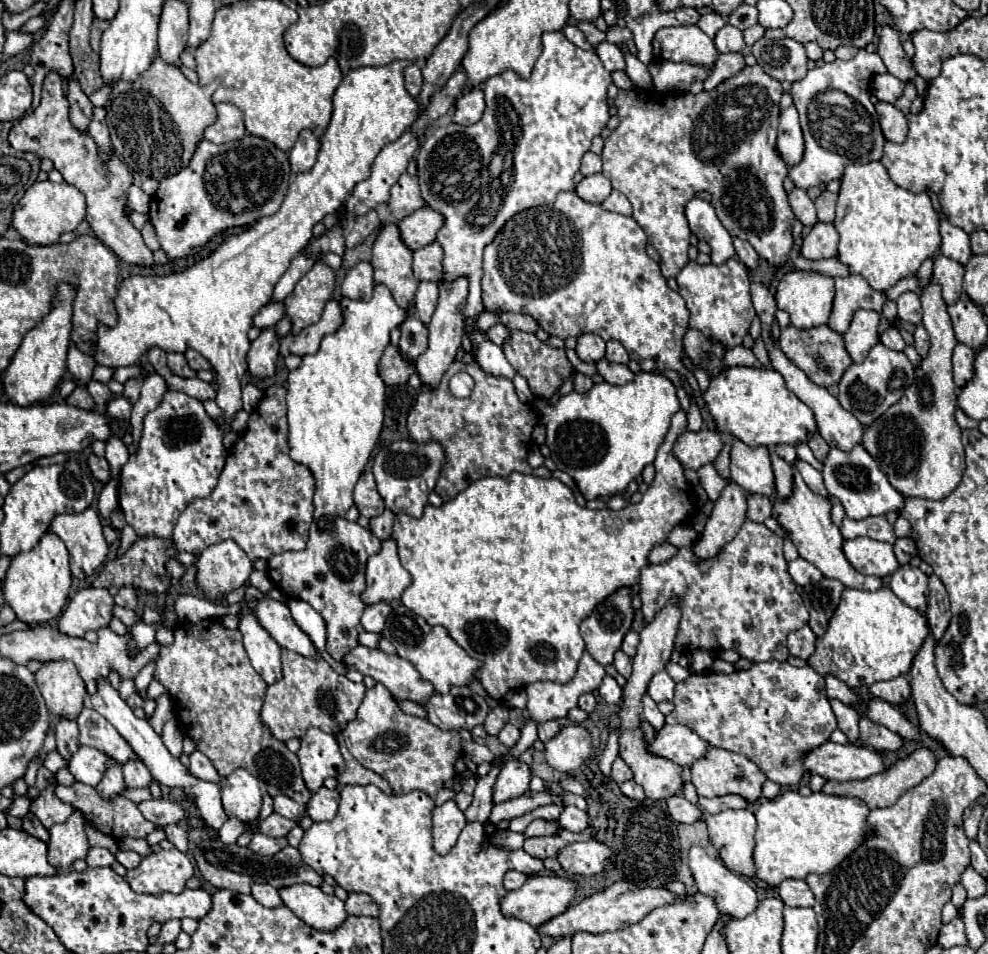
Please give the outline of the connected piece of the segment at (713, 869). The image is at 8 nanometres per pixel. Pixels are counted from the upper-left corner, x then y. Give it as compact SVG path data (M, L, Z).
M693 846L689 850L689 866L691 866L691 872L693 872L693 878L695 878L695 886L701 894L713 898L717 910L721 914L727 914L731 918L745 918L749 916L757 904L759 904L759 898L757 898L757 892L755 888L743 878L743 876L737 876L735 872L727 870L725 864L719 860L719 858L713 858L709 856L703 848L699 846Z

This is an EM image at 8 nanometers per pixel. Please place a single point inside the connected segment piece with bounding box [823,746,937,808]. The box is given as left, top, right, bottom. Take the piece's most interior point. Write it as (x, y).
(881, 790)

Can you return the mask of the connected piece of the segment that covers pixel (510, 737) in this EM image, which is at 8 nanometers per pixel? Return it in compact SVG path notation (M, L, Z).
M505 724L497 738L499 738L499 742L501 742L501 744L505 744L507 748L513 748L513 746L517 744L519 736L521 736L521 732L519 732L519 728L517 728L517 726L513 726L513 724Z

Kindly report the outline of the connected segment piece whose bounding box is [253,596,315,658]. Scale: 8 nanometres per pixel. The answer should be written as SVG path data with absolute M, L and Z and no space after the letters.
M269 596L259 600L253 608L259 624L273 636L273 640L287 650L299 652L307 658L315 656L315 646L309 636L293 622L289 608Z

